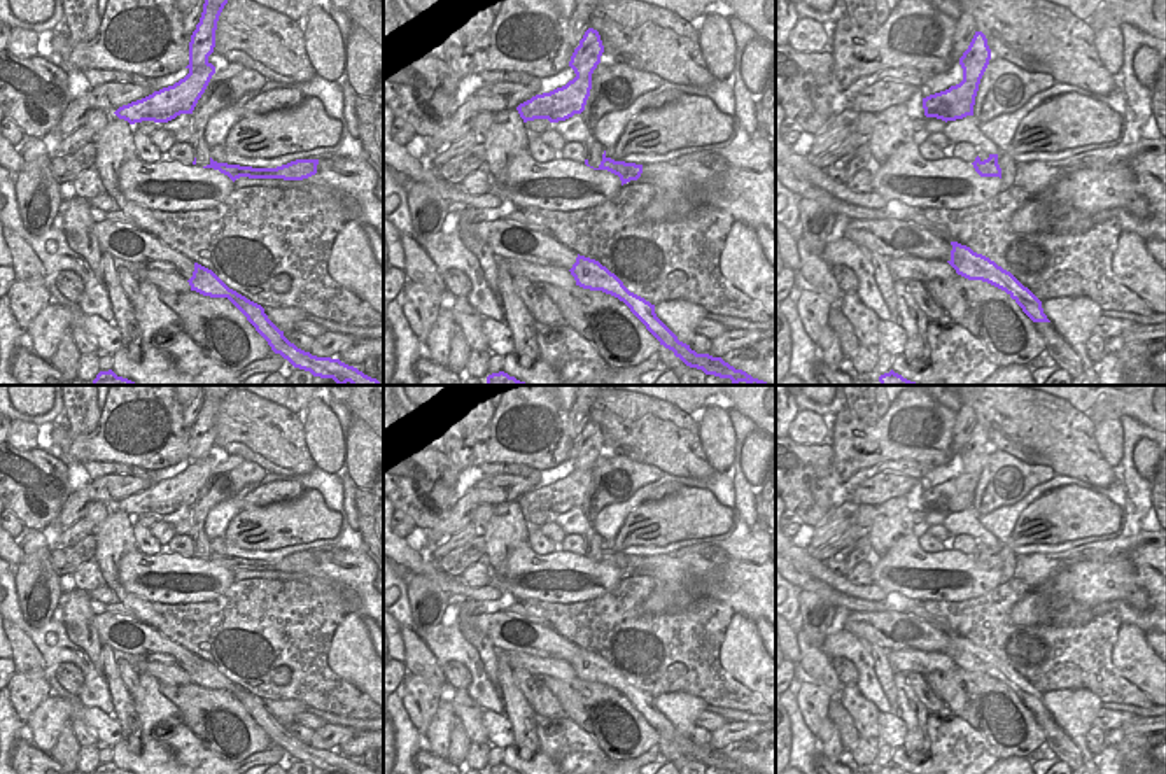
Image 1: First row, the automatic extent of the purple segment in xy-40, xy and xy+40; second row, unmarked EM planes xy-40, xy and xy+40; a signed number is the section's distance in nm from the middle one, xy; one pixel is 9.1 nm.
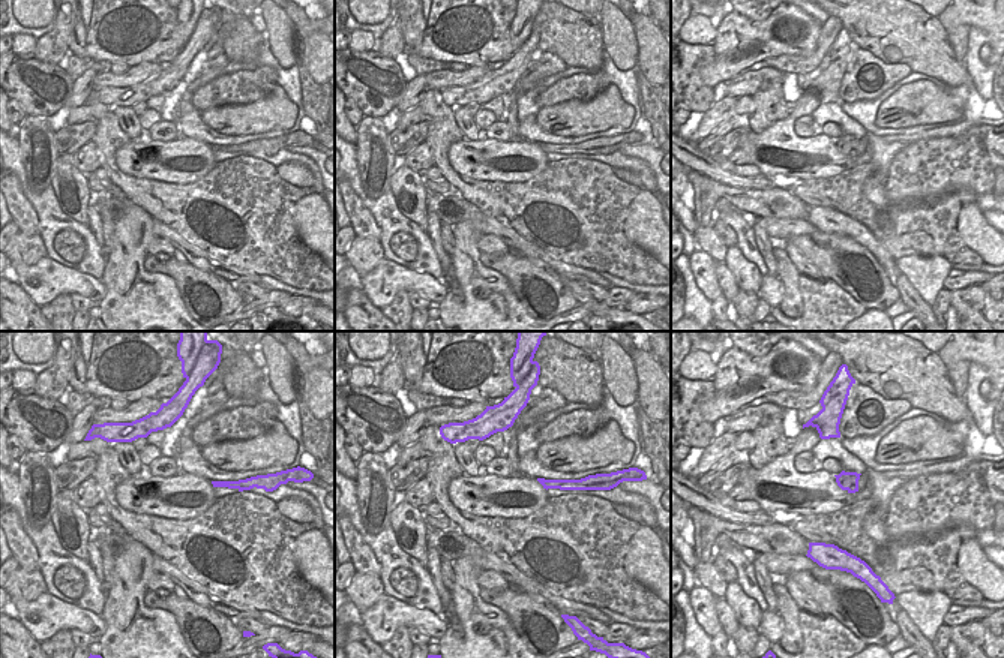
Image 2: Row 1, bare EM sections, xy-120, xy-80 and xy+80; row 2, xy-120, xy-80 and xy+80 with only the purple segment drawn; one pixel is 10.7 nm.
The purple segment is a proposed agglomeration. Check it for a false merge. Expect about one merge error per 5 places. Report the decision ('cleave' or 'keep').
cleave

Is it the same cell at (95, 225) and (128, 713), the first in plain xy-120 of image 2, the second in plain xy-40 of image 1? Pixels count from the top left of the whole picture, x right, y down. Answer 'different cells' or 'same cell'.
same cell

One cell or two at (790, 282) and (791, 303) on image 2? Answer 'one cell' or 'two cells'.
one cell

